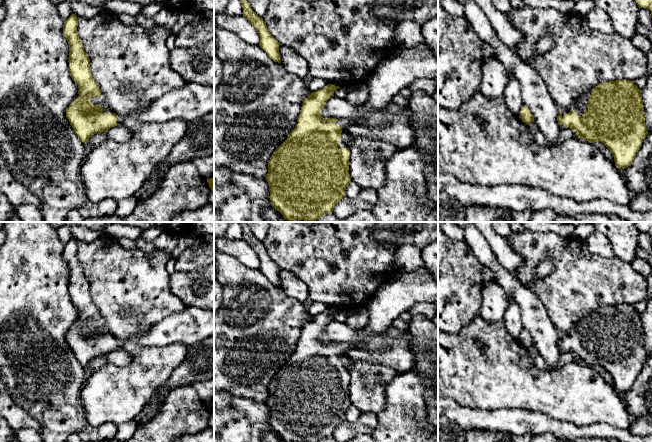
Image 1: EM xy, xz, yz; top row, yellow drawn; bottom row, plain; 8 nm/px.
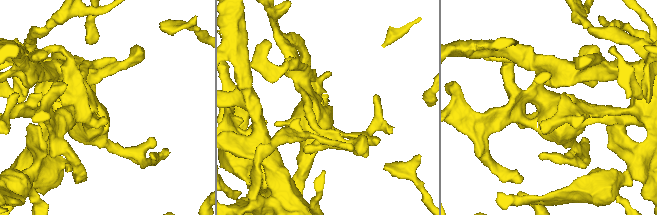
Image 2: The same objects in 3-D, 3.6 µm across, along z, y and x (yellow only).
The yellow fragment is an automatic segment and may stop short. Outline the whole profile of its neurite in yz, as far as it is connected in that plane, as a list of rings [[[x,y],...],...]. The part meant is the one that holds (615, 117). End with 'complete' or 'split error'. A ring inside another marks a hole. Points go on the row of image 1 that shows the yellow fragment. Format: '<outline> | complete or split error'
[[[626,79],[600,83],[591,91],[587,111],[560,111],[557,121],[562,129],[572,129],[578,138],[590,143],[603,143],[611,151],[618,169],[625,169],[633,163],[648,134],[641,89],[633,81]]] | split error

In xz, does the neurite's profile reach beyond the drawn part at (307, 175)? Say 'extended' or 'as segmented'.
extended

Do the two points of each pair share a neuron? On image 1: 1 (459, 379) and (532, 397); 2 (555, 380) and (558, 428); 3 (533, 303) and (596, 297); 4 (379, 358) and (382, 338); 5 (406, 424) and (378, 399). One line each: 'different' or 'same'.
1: same
2: different
3: different
4: different
5: different

